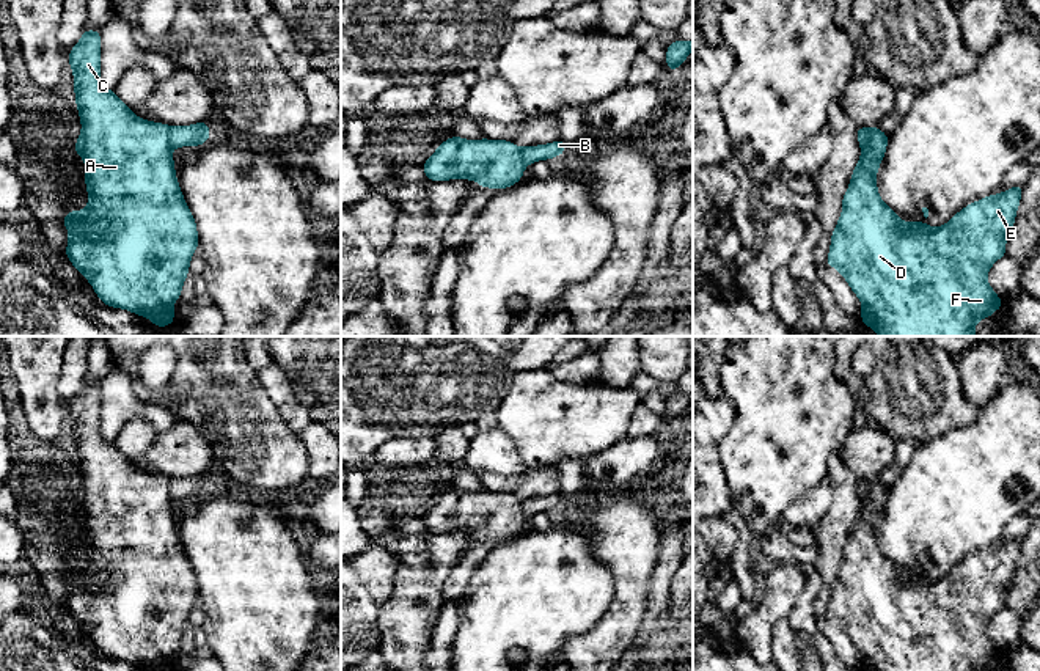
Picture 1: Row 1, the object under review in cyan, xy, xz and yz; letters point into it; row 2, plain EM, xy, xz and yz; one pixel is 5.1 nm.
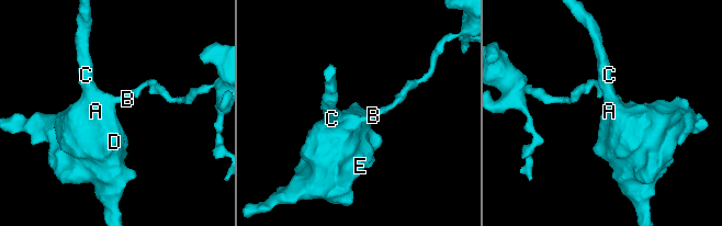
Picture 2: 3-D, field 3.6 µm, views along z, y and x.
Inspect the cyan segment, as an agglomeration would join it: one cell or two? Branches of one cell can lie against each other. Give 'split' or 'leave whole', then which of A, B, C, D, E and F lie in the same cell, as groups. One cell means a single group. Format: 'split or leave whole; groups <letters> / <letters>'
split; groups A C D E F / B

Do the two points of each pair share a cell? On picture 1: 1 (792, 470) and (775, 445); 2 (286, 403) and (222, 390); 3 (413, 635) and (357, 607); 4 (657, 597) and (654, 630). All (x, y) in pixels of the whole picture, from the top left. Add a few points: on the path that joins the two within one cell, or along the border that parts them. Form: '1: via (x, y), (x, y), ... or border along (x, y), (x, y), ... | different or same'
1: via (786, 464), (776, 451) | same
2: border along (256, 371), (264, 392), (292, 431) | different
3: border along (395, 583), (390, 597), (379, 613), (377, 649) | different
4: via (657, 605), (654, 623) | same

